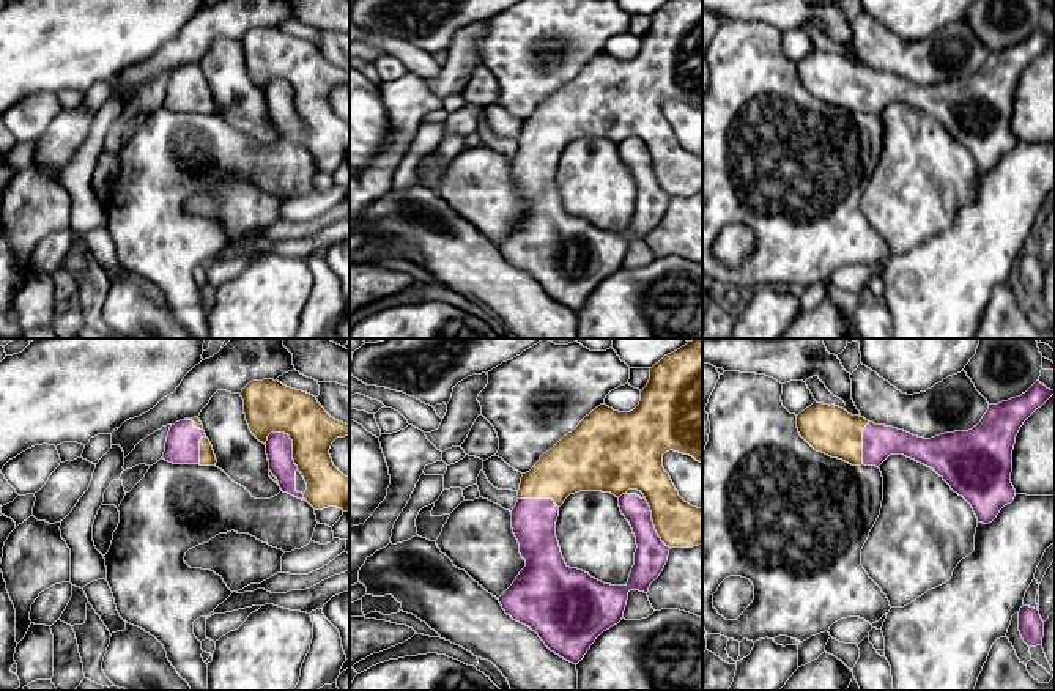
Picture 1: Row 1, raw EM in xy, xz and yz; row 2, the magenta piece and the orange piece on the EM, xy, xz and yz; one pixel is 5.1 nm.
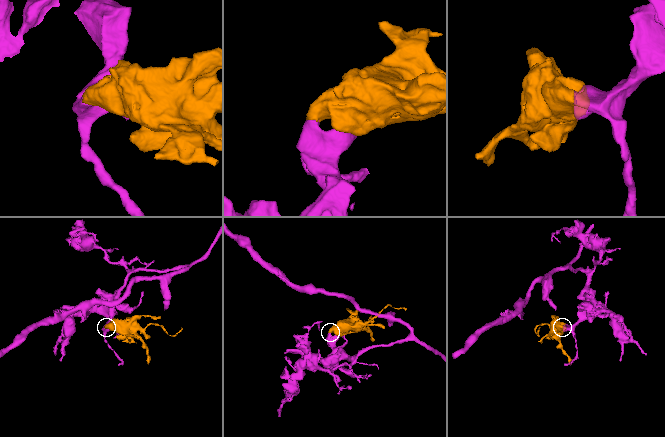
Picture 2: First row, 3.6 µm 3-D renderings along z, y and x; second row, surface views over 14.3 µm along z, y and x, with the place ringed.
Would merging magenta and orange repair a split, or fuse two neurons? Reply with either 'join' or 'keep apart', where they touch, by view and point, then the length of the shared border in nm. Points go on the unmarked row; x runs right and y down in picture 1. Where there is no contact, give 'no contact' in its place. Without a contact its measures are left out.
join; meets magenta in xy at (292, 92); contact 240 nm long

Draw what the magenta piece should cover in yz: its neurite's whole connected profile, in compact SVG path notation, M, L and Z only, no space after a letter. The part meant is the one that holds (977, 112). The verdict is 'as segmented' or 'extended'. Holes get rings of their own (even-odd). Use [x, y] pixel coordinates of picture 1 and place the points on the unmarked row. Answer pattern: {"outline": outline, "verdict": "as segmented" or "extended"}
{"outline": "M1036 28L1020 44L998 52L989 52L981 69L972 77L945 80L931 87L918 85L893 74L875 72L864 65L849 61L839 54L817 49L797 63L797 76L800 83L814 98L852 113L864 112L879 115L890 102L912 105L934 116L954 140L972 153L978 170L989 172L1016 145L1016 137L1011 131L1016 83L1024 69L1053 41L1055 38Z", "verdict": "extended"}

